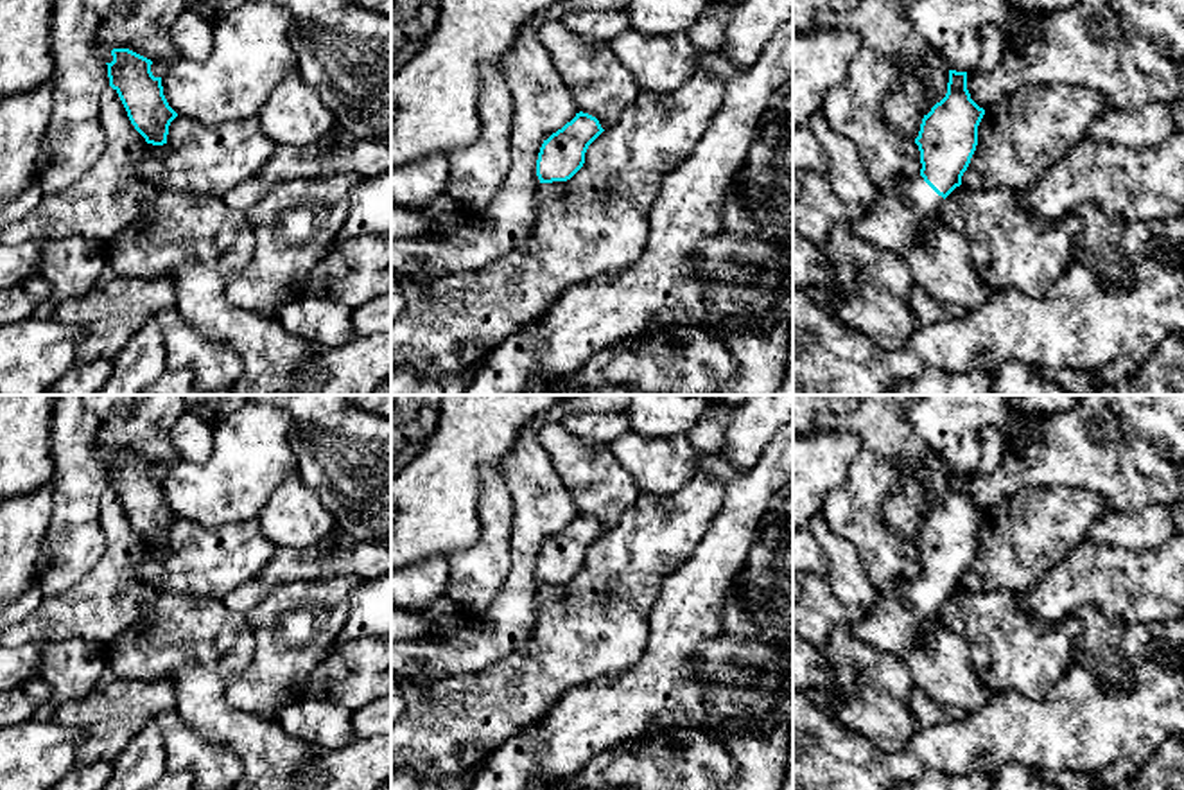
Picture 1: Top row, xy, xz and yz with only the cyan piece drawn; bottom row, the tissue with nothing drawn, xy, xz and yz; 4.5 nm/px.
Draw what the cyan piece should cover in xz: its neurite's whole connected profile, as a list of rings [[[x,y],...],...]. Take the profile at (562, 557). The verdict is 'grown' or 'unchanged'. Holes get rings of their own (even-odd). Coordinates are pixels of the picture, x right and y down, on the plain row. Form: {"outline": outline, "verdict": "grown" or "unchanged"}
{"outline": [[[576,515],[570,524],[544,542],[536,562],[540,585],[570,582],[583,569],[588,548],[603,533],[596,519]]], "verdict": "unchanged"}

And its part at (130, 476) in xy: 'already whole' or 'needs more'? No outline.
already whole

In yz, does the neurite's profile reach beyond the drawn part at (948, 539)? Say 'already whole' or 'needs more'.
needs more

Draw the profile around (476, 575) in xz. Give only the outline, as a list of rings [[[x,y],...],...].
[[[483,467],[479,499],[481,535],[465,549],[447,555],[447,594],[461,609],[479,612],[501,592],[509,573],[511,494],[499,470]]]

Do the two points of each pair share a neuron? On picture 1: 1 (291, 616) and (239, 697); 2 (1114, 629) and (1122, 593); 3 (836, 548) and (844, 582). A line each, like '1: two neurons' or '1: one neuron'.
1: one neuron
2: two neurons
3: one neuron

